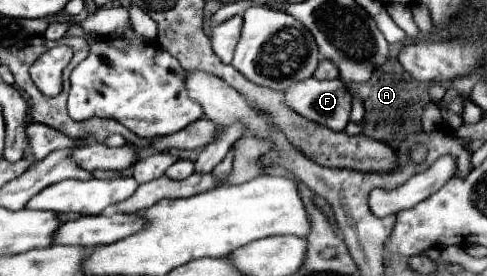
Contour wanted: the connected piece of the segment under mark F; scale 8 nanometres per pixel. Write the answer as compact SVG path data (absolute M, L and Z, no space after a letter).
M316 77L286 89L286 103L296 113L312 119L332 131L342 131L352 109L352 95L340 79L320 81Z

